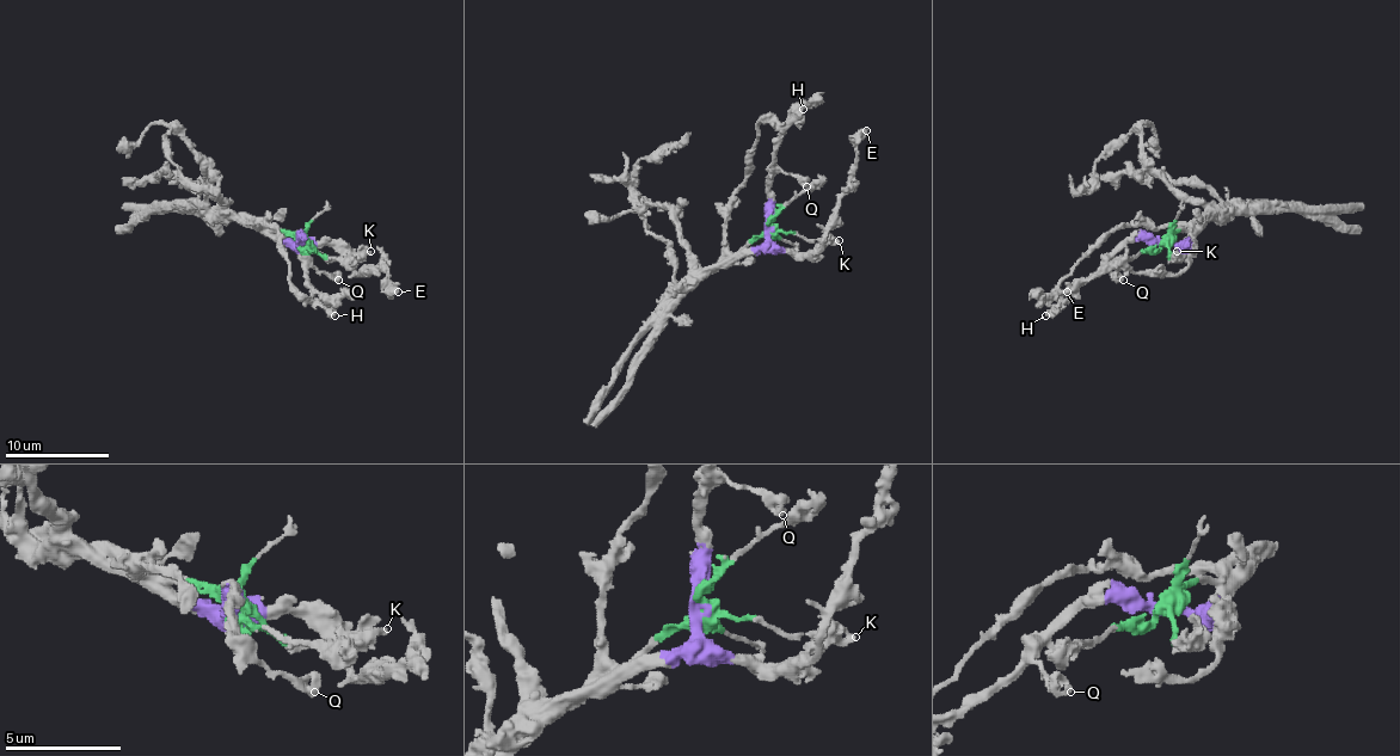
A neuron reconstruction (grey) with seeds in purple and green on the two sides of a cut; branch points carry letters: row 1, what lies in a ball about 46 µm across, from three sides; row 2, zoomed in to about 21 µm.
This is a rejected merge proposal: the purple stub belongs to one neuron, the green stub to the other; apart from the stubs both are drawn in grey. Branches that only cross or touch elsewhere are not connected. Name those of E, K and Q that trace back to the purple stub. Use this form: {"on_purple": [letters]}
{"on_purple": ["E", "Q"]}

